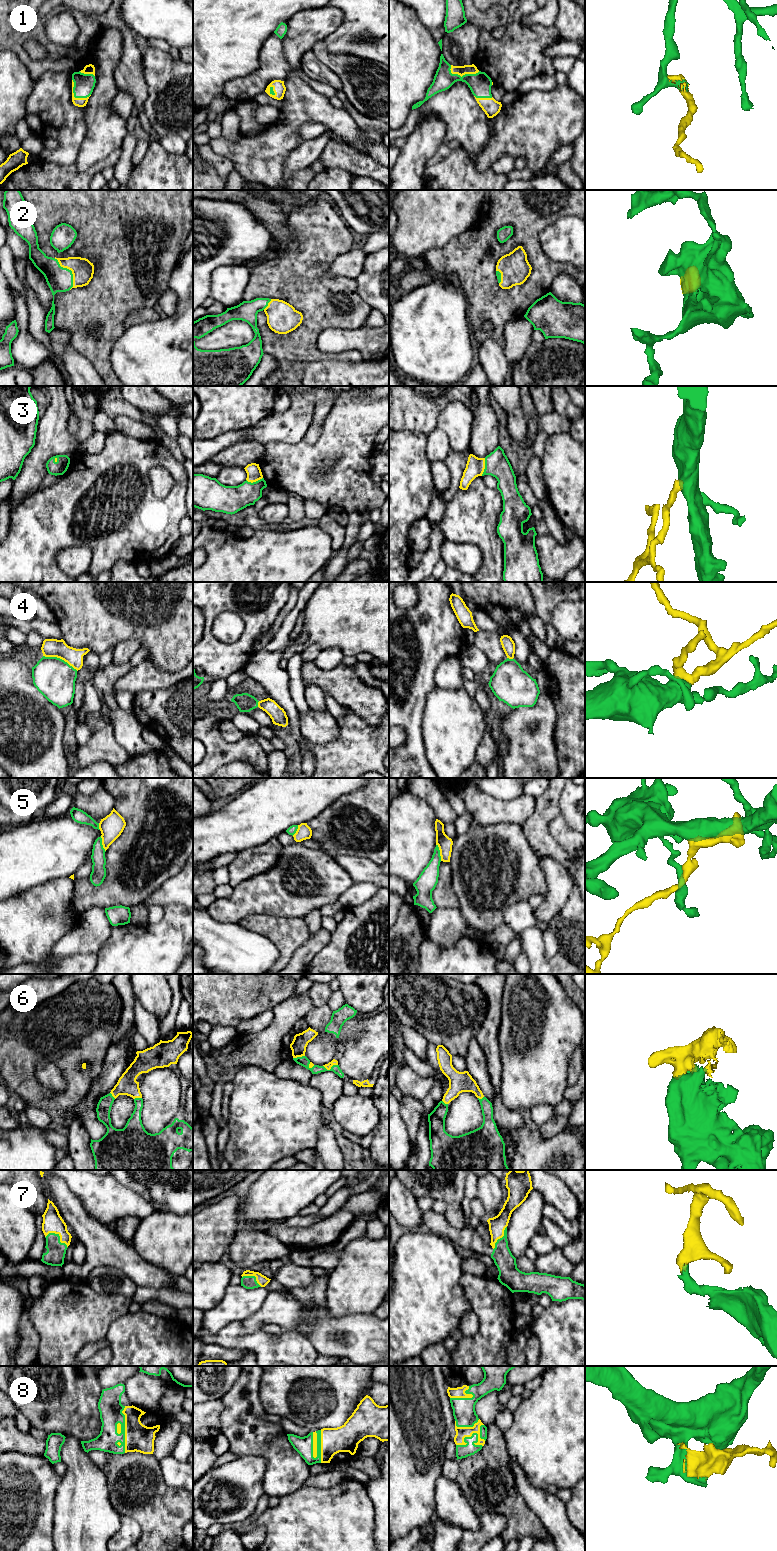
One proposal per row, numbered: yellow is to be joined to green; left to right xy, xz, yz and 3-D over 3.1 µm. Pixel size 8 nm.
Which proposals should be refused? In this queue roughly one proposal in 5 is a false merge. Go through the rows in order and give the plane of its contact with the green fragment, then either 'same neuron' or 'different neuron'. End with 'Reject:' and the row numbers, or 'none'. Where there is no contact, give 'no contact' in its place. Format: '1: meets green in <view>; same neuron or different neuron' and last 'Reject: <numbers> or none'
1: meets green in yz; same neuron
2: meets green in xy; same neuron
3: meets green in yz; same neuron
4: meets green in xy; same neuron
5: meets green in yz; different neuron
6: meets green in xz; same neuron
7: meets green in xy; same neuron
8: meets green in yz; same neuron
Reject: 5

